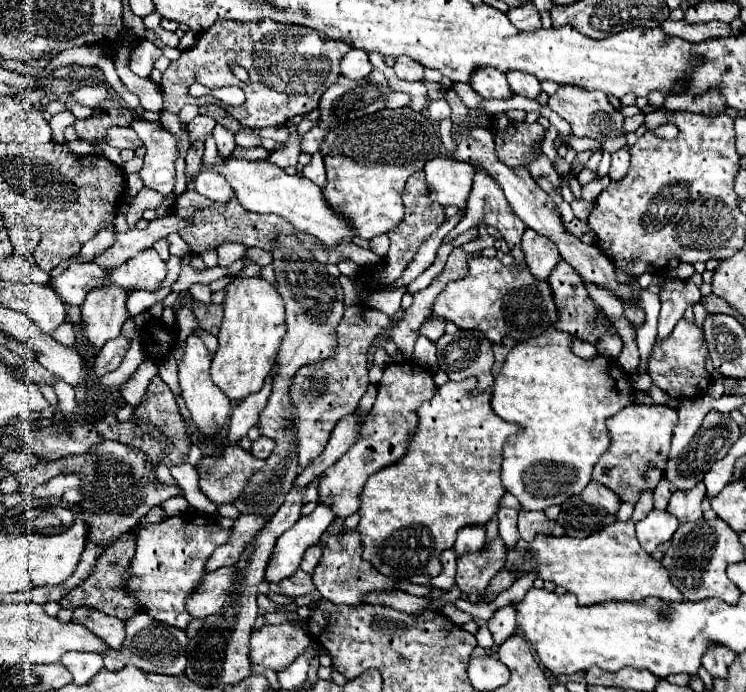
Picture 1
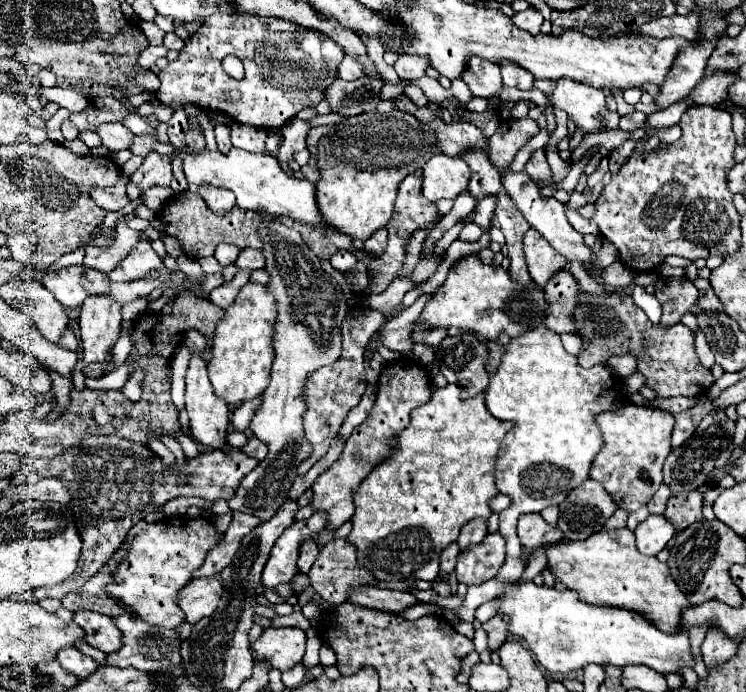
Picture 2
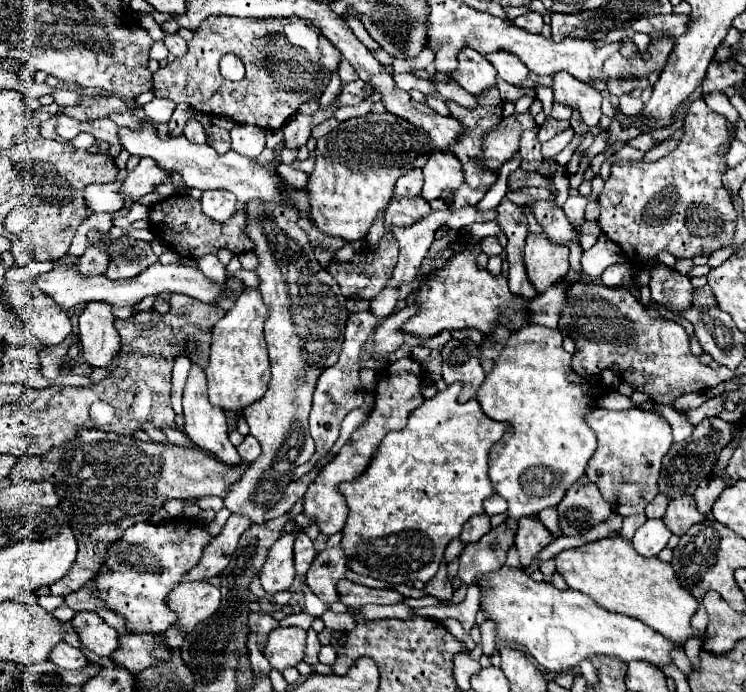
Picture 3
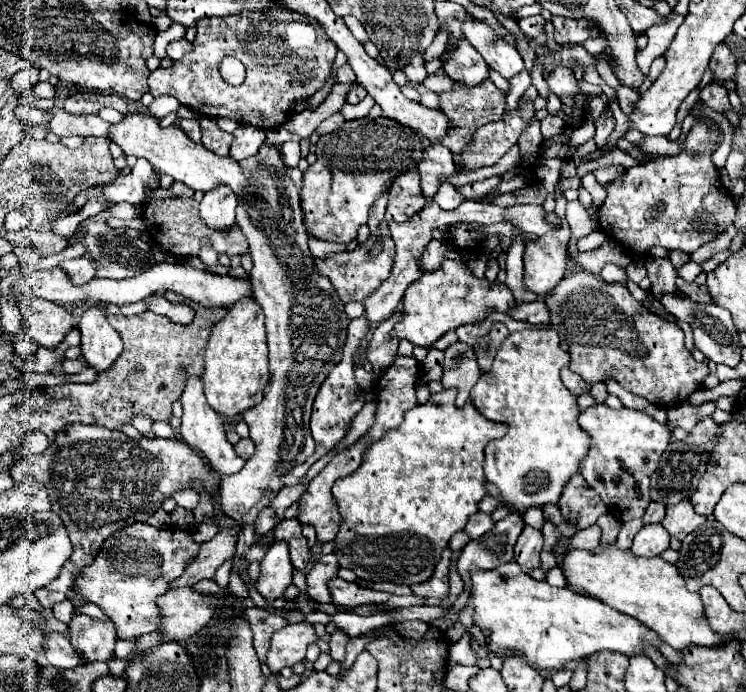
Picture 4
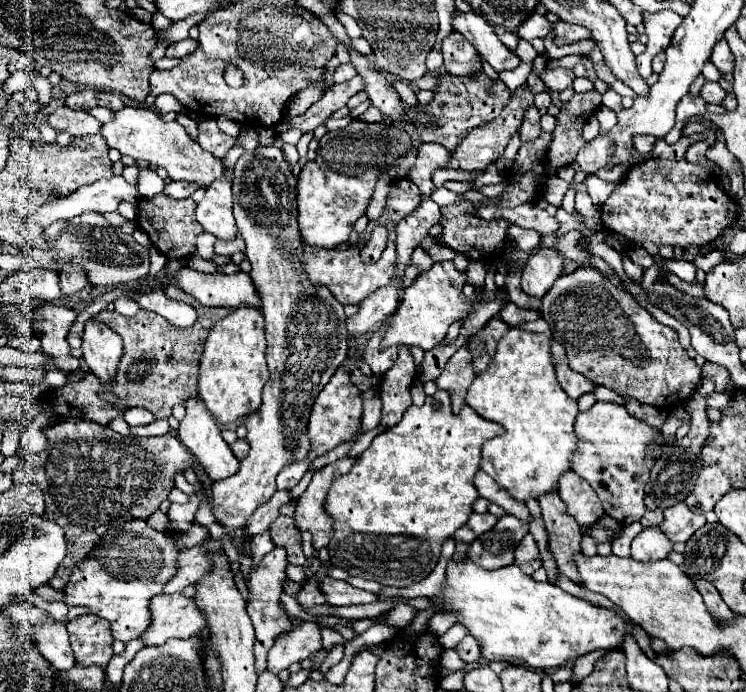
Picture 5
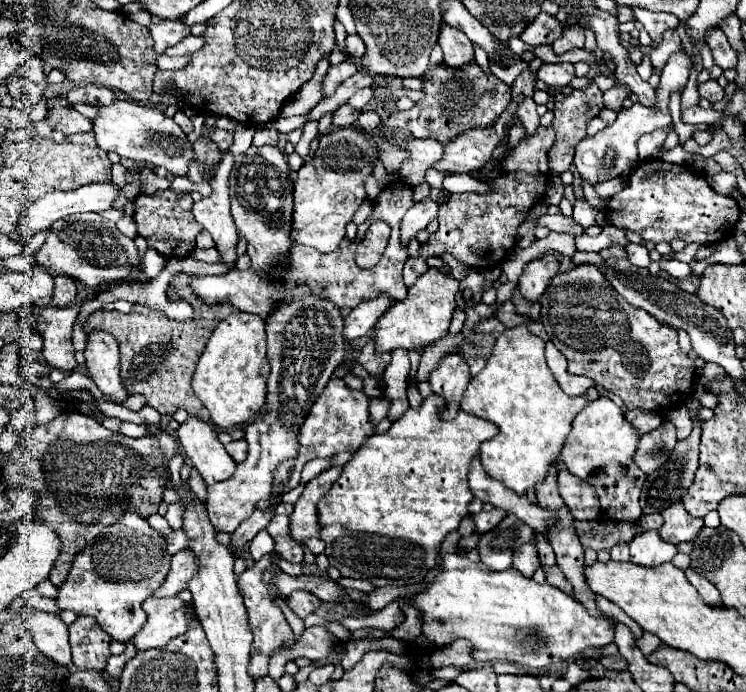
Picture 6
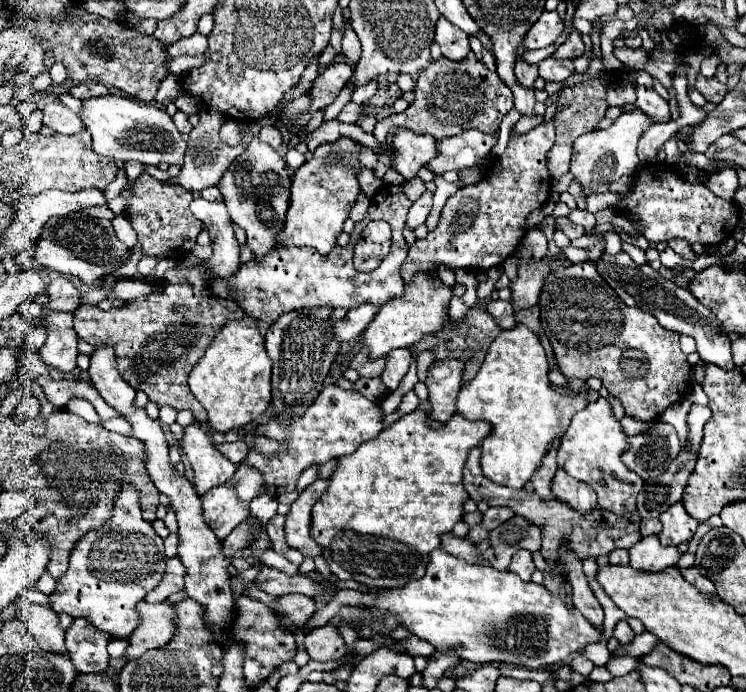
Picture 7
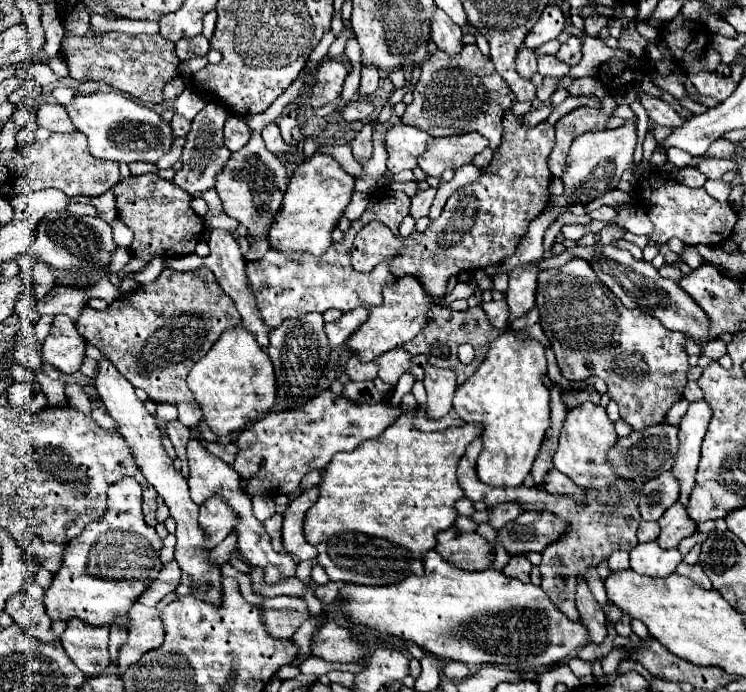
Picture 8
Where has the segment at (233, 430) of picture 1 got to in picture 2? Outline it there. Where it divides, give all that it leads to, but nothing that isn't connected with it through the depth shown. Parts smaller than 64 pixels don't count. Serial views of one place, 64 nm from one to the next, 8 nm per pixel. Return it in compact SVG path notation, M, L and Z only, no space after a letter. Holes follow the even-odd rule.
M254 398L254 400L250 400L250 402L244 402L242 406L238 406L236 410L234 410L234 414L232 414L232 424L234 424L234 428L236 430L244 430L244 428L248 428L248 424L250 424L250 420L252 420L252 414L254 414L254 410L260 406L260 398Z

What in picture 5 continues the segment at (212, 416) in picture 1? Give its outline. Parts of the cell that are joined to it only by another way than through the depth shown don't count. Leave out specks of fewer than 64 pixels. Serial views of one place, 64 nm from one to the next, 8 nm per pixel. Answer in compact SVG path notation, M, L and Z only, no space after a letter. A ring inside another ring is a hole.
M192 398L186 402L186 416L178 426L178 438L188 448L188 452L196 458L196 462L204 468L204 472L208 474L208 478L212 482L224 480L224 478L238 472L238 466L240 466L238 458L232 454L230 446L222 440L216 420L212 418L212 414L208 412L208 408L204 406L204 402L200 398Z

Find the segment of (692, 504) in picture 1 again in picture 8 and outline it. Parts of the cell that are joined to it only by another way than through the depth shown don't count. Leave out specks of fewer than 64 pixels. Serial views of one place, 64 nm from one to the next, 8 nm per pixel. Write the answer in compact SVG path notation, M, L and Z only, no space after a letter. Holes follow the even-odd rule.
M676 502L674 506L670 506L662 518L658 520L660 524L660 536L658 536L658 544L664 550L676 548L680 540L692 536L694 532L694 522L688 518L684 506L680 502Z

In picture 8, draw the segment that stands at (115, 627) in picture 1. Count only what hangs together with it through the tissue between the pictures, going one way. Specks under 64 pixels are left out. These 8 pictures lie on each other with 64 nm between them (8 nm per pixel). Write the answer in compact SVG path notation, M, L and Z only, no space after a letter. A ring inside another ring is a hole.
M68 620L60 642L86 676L100 676L108 668L108 632L110 628L92 628L82 620Z

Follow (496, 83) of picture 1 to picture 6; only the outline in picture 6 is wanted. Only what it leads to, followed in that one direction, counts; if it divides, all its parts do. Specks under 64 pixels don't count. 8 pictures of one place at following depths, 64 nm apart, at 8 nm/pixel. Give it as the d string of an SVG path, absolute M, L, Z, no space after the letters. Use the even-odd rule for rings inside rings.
M444 24L440 28L438 44L444 52L444 62L448 66L462 68L462 66L474 62L474 46L468 40L468 36L464 36L464 32L460 32L458 28L452 28L452 26Z

